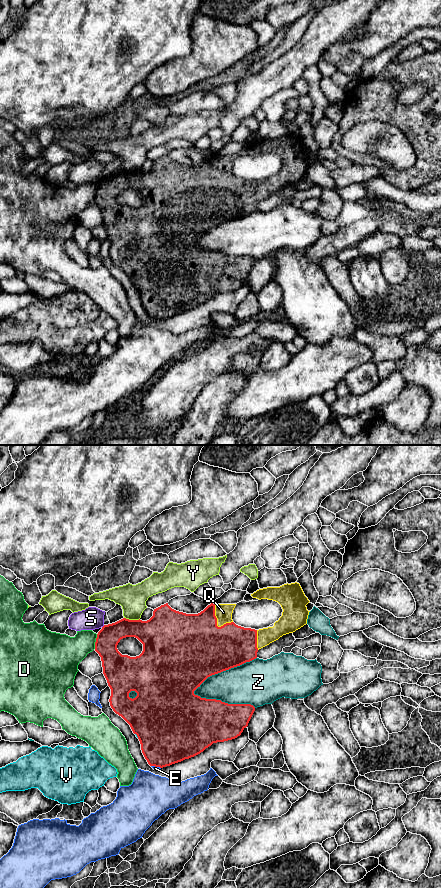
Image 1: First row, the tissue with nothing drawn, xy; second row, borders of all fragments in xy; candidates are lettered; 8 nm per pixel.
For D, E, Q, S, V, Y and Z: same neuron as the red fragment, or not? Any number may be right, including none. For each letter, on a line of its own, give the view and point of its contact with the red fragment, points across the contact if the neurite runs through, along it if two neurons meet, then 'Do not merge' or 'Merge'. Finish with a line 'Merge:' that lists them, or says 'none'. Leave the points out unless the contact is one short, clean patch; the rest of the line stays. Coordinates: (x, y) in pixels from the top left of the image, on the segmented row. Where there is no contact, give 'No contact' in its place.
D: Touches red at xy (96, 641). Do not merge
E: Touches red at xy (156, 766). Do not merge
Q: Touches red at xy (216, 622). Merge
S: Touches red at xy (103, 626). Do not merge
V: Touches red at xy (136, 734). Do not merge
Y: Touches red at xy (132, 620). Boundary: xy (124, 617), (139, 619). Do not merge
Z: Touches red at xy (224, 670). Do not merge
Merge: Q

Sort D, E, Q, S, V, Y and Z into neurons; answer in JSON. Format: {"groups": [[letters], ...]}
{"groups": [["D"], ["E"], ["Q"], ["S"], ["V"], ["Y"], ["Z"]]}

